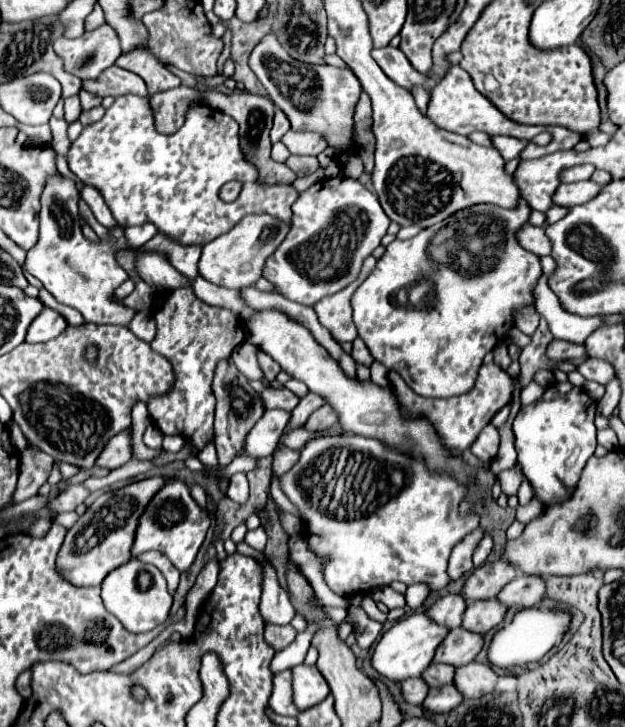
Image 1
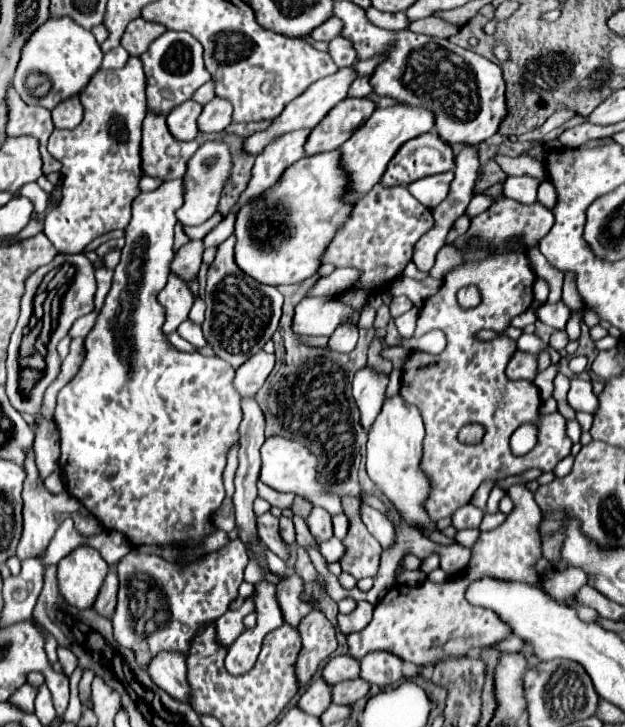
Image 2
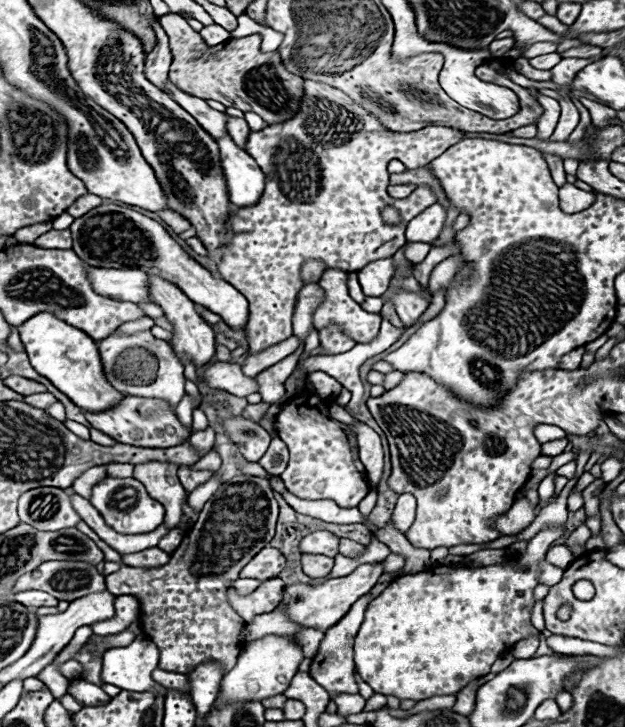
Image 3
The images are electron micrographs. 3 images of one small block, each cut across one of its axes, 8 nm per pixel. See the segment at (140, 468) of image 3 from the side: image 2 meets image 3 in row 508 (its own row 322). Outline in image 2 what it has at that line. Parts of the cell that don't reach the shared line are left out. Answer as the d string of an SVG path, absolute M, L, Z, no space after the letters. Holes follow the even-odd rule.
M170 274L168 284L158 294L158 300L166 308L164 334L172 334L184 320L188 320L188 312L194 302L192 290L188 288L186 280L182 280L176 274Z

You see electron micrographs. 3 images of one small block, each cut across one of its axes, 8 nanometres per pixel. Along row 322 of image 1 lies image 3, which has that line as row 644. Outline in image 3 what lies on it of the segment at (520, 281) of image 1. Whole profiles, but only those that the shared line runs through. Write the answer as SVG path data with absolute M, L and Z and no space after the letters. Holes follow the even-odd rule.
M548 526L548 530L540 530L540 534L536 534L530 542L528 542L528 552L516 560L510 560L506 564L494 564L494 566L482 566L482 568L452 568L452 566L436 566L430 568L426 572L418 572L418 574L410 574L410 576L402 576L396 578L378 598L374 598L366 610L364 622L356 634L354 640L354 662L356 662L356 670L362 676L364 682L368 682L372 686L372 690L376 694L386 694L386 696L396 696L400 700L426 700L430 696L444 696L444 694L456 694L458 690L462 690L468 682L486 676L490 672L492 662L502 656L508 648L512 648L518 640L526 638L528 634L540 636L540 632L532 626L530 622L530 614L534 608L534 588L538 584L538 562L546 556L546 550L552 542L556 542L562 534L566 532L566 526ZM524 566L528 566L530 570L522 570Z

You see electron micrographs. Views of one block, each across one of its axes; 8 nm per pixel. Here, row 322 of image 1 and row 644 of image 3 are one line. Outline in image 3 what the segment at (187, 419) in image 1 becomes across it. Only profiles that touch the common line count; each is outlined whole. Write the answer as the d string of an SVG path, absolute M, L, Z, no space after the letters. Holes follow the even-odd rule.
M236 476L228 482L222 484L222 488L204 504L198 520L194 522L192 530L188 532L188 536L182 540L182 544L176 548L176 552L170 556L170 562L166 566L160 566L160 568L132 568L132 566L126 566L122 564L122 568L110 576L106 576L106 586L112 594L132 594L132 596L138 596L138 602L140 602L140 626L146 630L144 634L160 648L160 670L172 670L172 672L178 672L178 674L186 674L186 672L192 672L200 662L210 662L210 660L218 660L222 666L224 666L224 672L228 672L234 664L236 664L236 658L240 654L240 630L244 630L246 622L240 618L240 614L230 606L228 602L228 588L234 580L238 580L238 574L240 570L262 550L268 546L268 542L274 538L274 528L276 528L276 518L278 518L278 502L274 500L274 490L270 486L270 482L266 478L256 478L256 476Z

